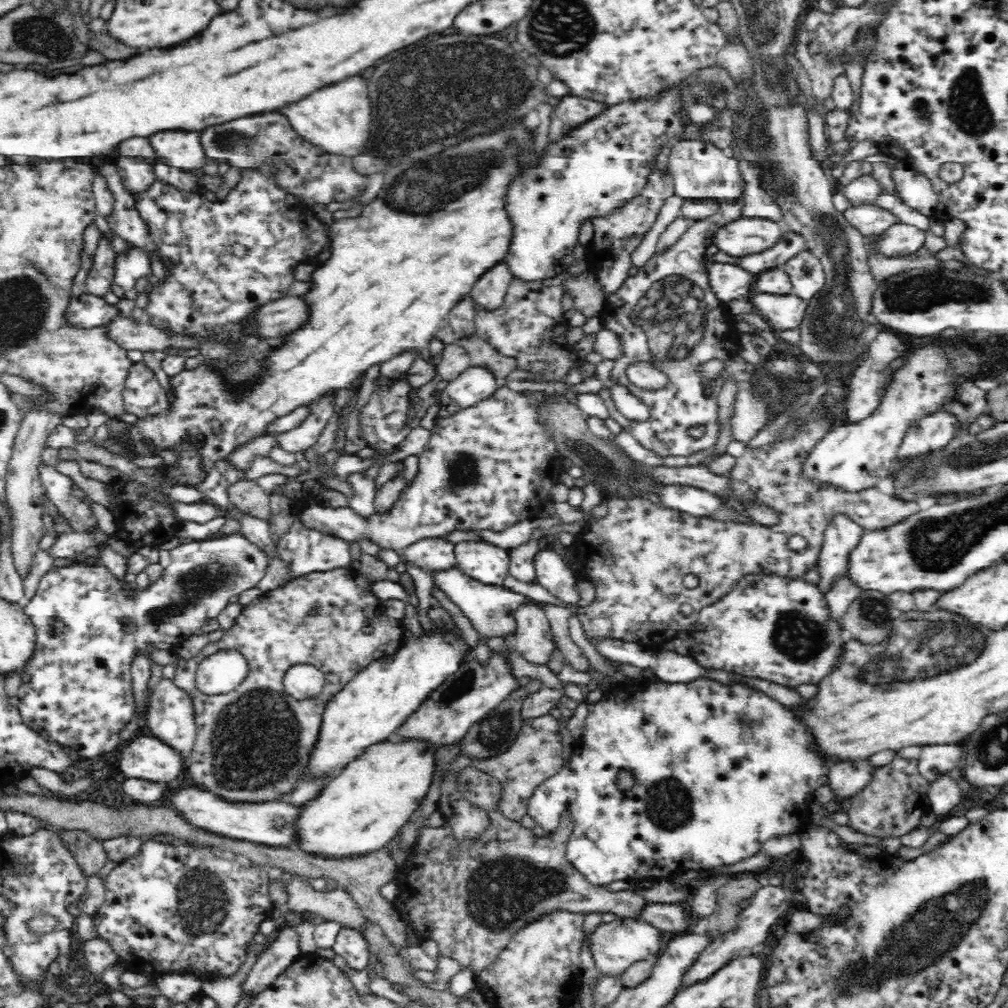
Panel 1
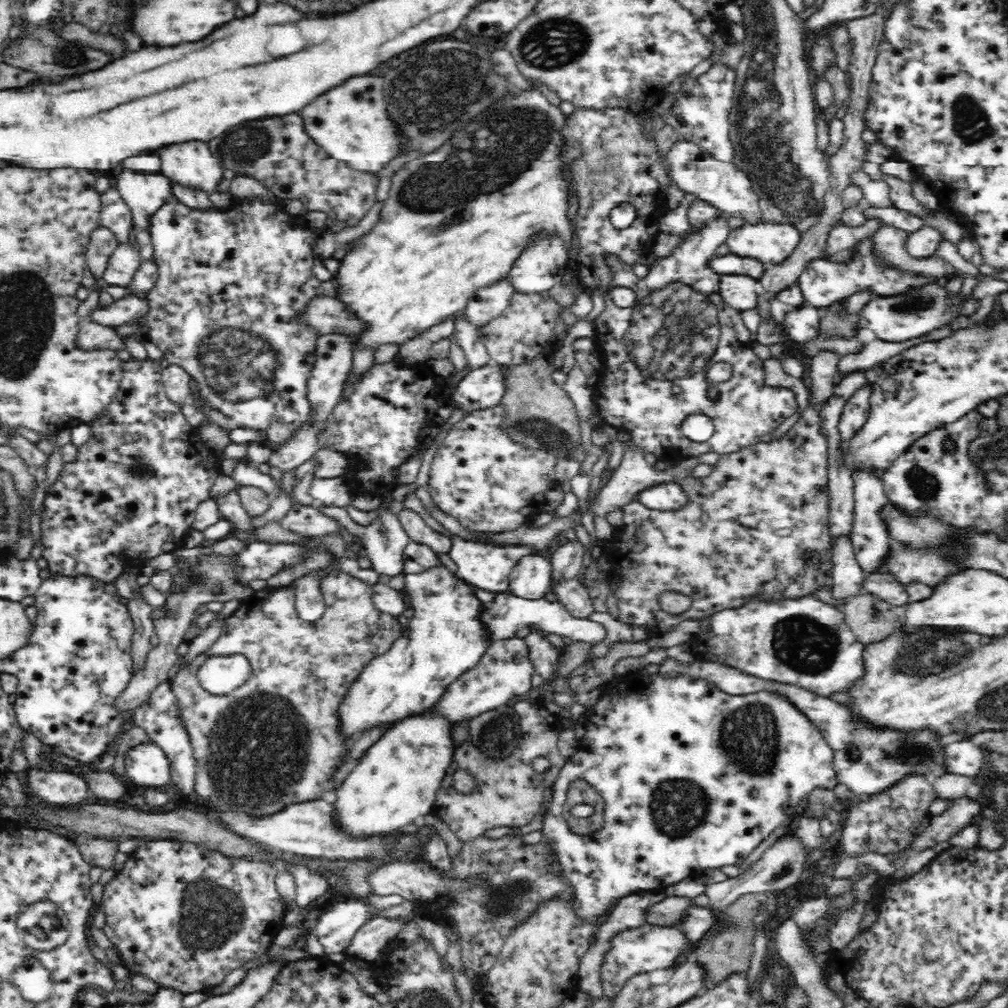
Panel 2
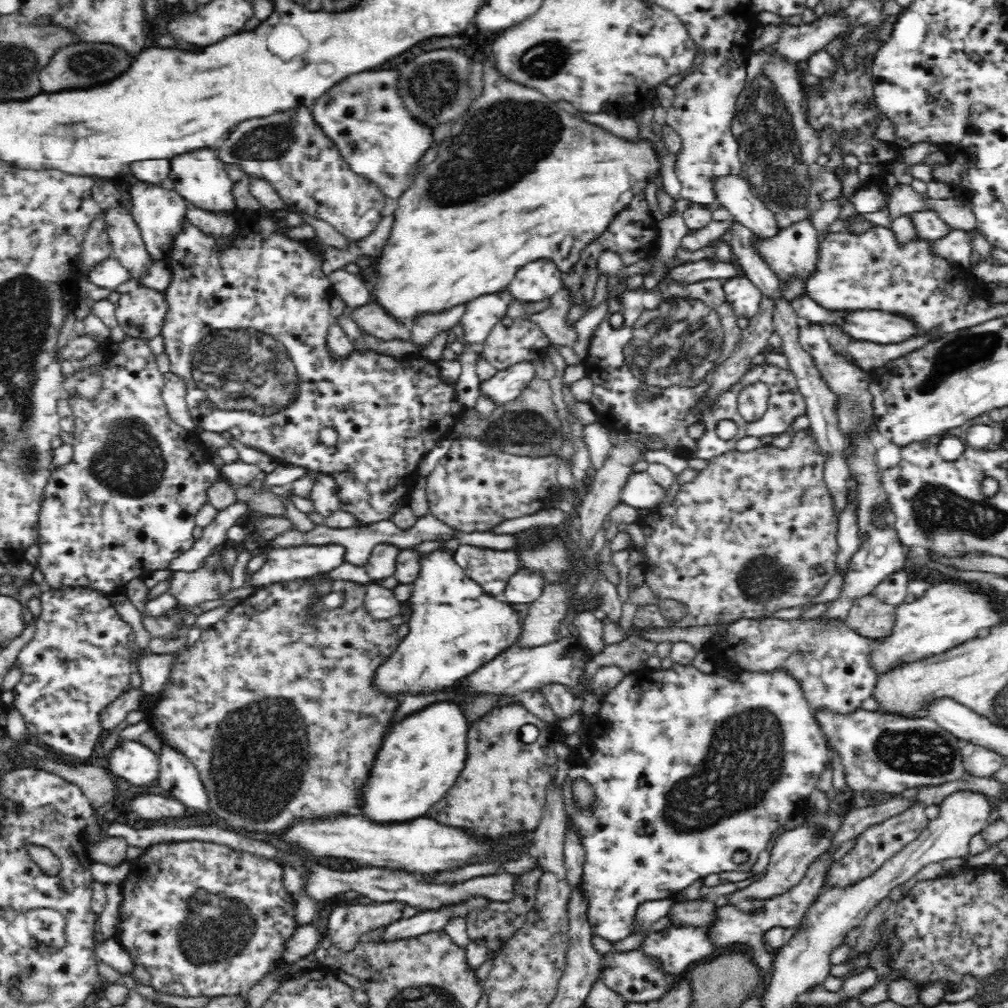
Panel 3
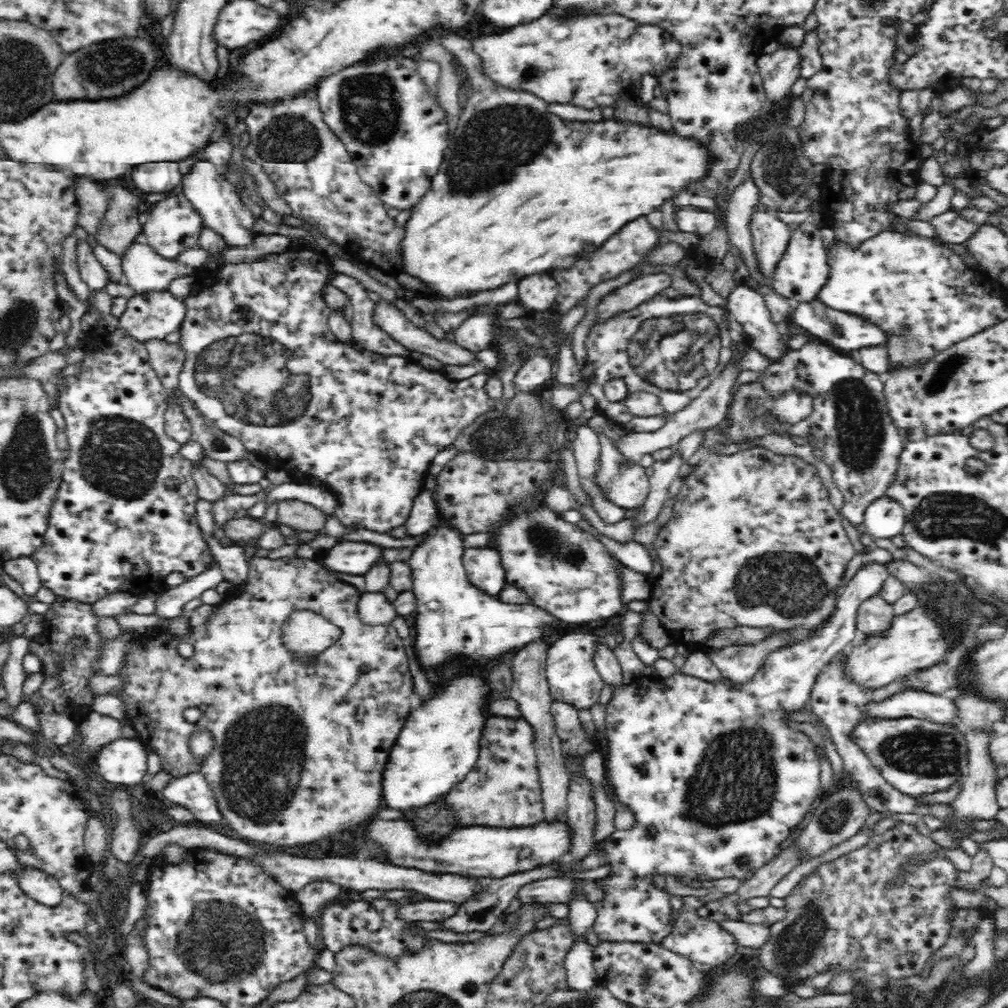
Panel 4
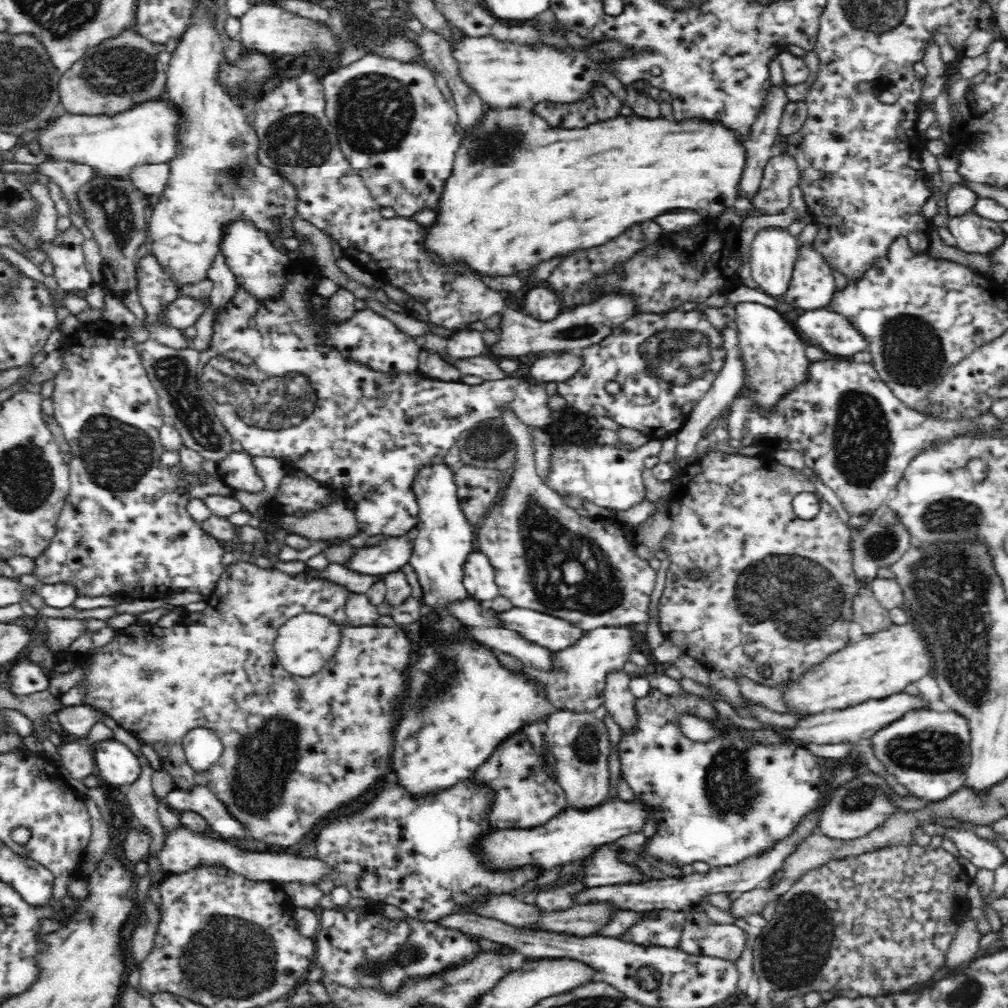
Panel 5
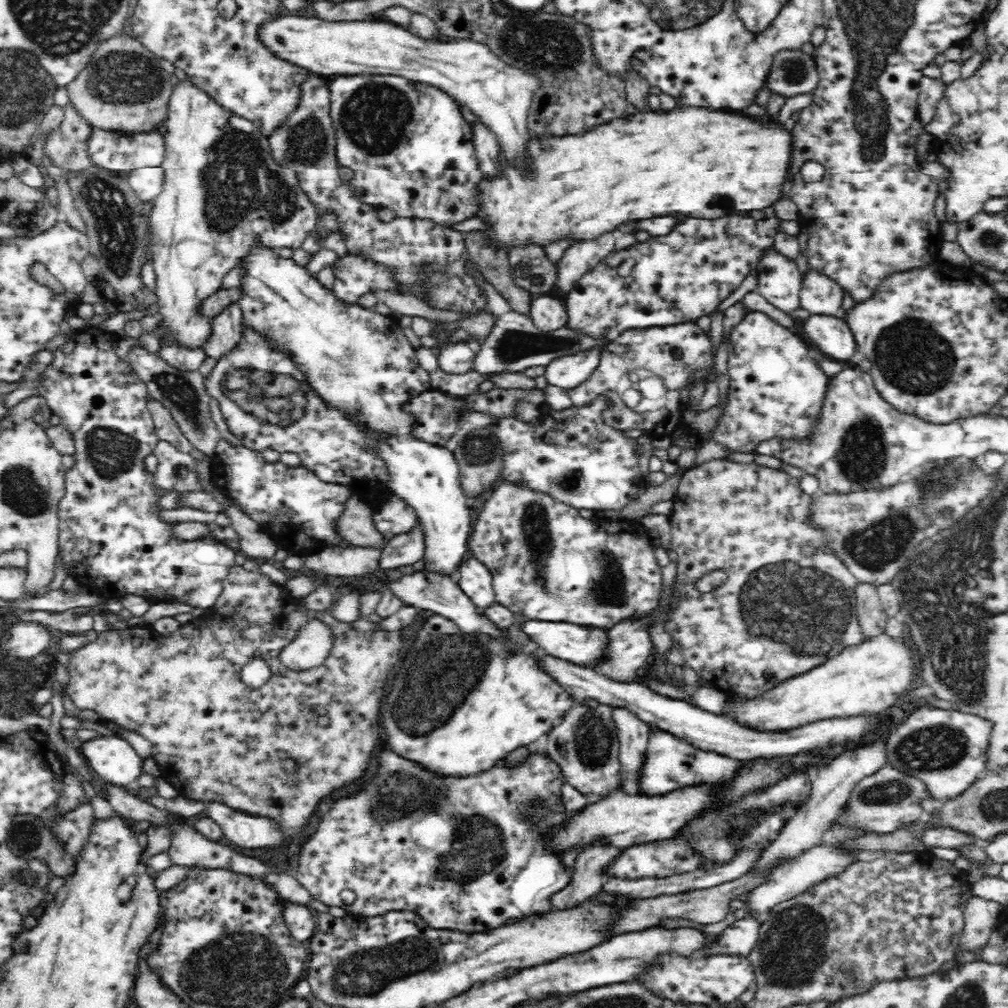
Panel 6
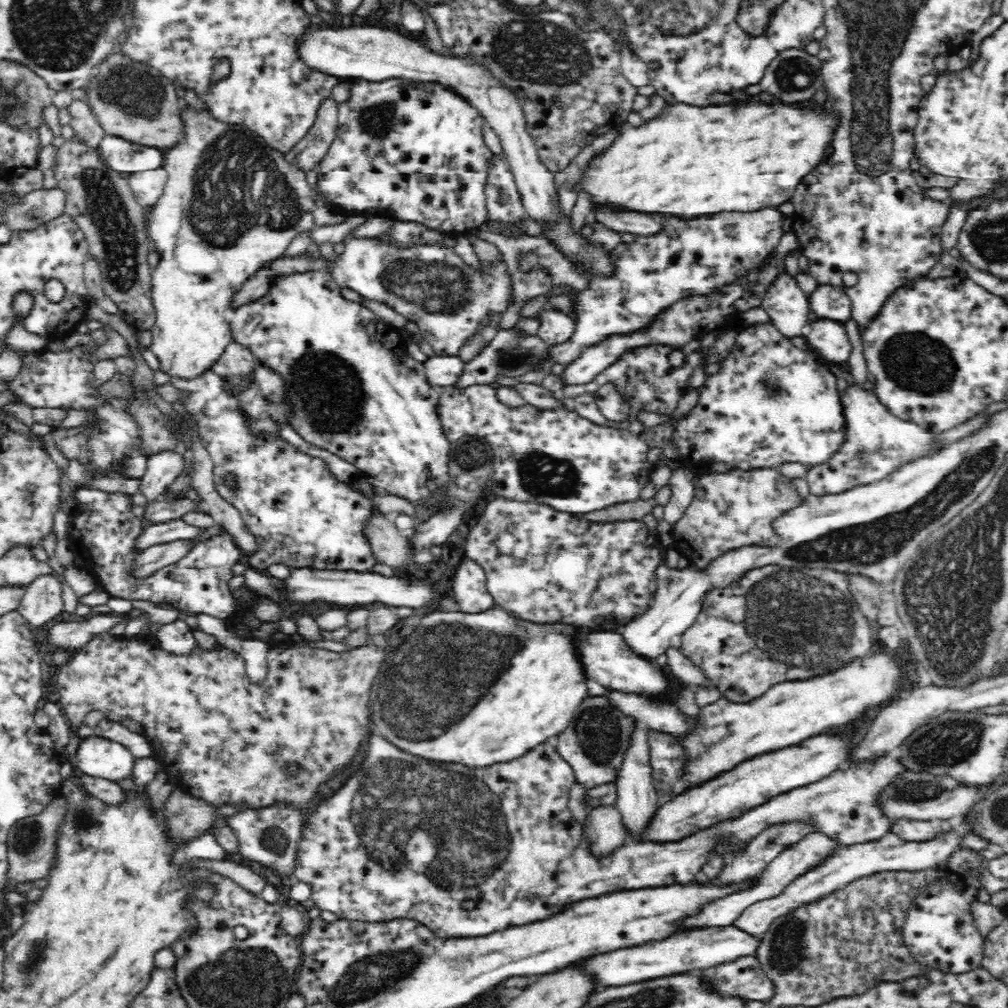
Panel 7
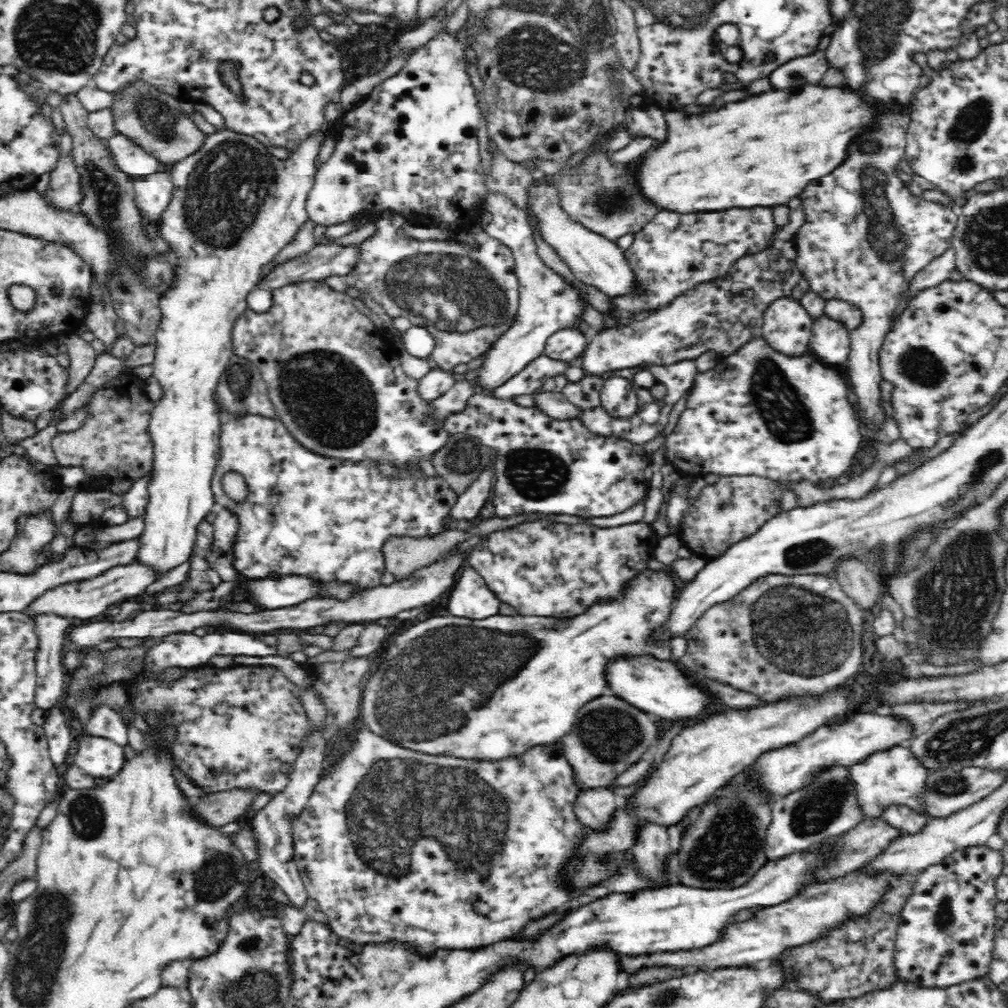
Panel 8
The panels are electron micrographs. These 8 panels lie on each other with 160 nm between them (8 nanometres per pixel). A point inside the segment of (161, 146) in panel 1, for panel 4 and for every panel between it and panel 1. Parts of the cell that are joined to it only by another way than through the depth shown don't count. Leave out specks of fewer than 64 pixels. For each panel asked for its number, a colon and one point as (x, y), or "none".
2: (191, 163)
3: (200, 177)
4: (217, 201)

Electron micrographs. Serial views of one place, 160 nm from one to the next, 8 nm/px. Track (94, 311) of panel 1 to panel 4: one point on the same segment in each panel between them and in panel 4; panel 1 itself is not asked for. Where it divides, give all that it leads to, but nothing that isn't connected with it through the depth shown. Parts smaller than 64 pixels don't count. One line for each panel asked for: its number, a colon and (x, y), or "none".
2: (131, 307)
3: (139, 312)
4: (153, 314)

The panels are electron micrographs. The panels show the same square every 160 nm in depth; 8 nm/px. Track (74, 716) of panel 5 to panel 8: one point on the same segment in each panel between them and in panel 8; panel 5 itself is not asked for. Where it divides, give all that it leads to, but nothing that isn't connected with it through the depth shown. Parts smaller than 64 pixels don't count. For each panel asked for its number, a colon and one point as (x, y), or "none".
6: (113, 758)
7: (102, 758)
8: (99, 757)

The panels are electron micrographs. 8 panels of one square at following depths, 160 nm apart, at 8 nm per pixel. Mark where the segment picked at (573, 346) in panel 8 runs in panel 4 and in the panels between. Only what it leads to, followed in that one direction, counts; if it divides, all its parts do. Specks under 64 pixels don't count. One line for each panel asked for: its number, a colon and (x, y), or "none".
4: (537, 292)
5: (542, 301)
6: (548, 313)
7: (554, 327)

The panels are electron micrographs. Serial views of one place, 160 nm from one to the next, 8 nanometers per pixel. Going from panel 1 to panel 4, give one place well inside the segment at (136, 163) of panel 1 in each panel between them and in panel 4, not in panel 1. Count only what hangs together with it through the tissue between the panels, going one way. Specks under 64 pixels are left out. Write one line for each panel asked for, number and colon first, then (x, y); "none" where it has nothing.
2: (143, 192)
3: (158, 210)
4: (171, 226)

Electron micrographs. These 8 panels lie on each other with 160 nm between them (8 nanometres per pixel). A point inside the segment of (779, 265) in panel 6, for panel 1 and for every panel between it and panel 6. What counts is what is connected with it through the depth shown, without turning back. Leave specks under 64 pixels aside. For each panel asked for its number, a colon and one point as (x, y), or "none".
1: (699, 169)
2: (694, 171)
3: (730, 191)
4: (770, 236)
5: (773, 251)

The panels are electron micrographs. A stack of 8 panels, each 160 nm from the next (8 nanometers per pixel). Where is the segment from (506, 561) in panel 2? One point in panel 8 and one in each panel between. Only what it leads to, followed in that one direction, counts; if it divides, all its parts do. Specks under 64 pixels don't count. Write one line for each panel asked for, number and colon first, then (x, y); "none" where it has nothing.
3: (491, 569)
4: (483, 566)
5: (479, 576)
6: (474, 578)
7: (469, 584)
8: (470, 597)

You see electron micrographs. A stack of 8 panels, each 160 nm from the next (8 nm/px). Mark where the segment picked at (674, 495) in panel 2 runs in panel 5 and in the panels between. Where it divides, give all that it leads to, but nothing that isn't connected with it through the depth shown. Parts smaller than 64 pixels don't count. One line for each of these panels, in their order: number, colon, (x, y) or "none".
3: (641, 491)
4: (628, 487)
5: (610, 477)

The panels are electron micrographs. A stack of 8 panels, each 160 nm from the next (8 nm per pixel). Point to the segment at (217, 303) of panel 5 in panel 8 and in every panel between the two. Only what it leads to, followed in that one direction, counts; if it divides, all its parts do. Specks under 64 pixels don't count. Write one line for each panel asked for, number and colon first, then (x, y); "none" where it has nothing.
6: (225, 329)
7: (236, 361)
8: (241, 388)

